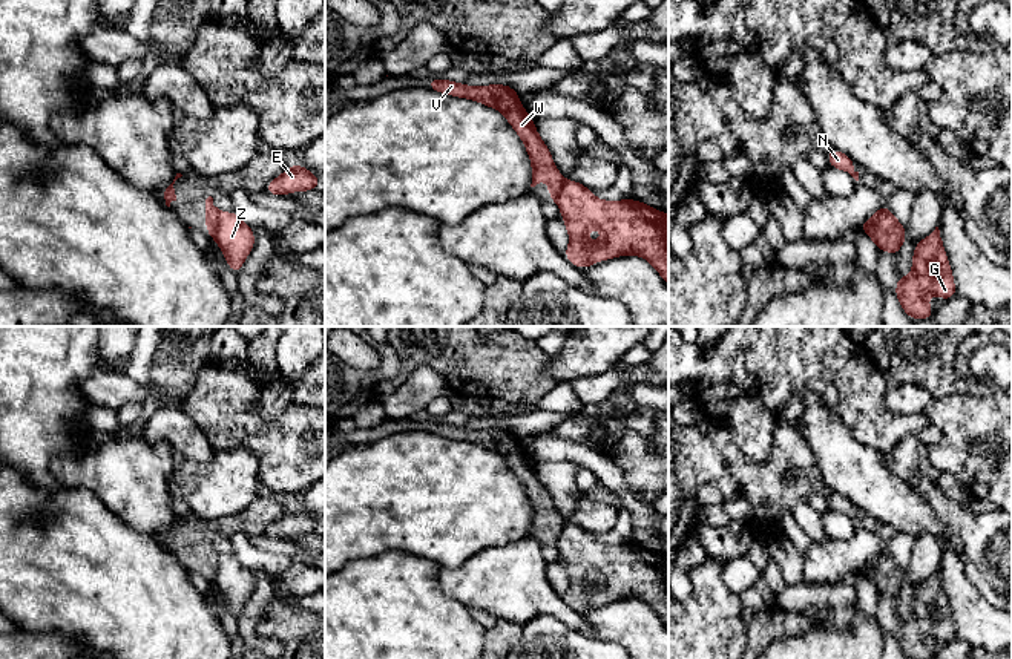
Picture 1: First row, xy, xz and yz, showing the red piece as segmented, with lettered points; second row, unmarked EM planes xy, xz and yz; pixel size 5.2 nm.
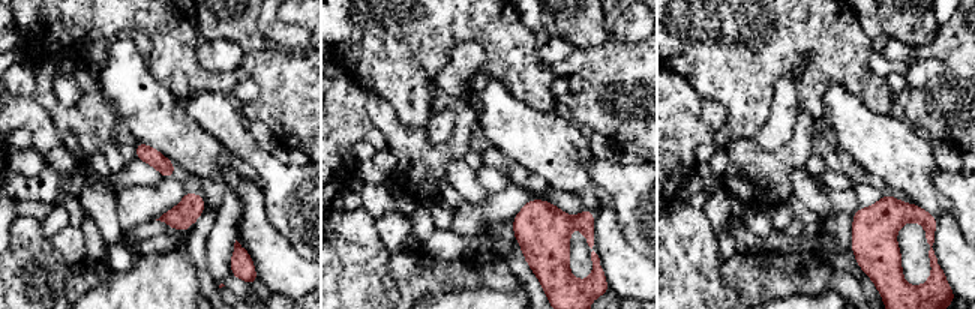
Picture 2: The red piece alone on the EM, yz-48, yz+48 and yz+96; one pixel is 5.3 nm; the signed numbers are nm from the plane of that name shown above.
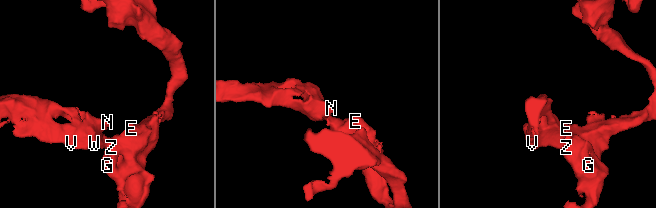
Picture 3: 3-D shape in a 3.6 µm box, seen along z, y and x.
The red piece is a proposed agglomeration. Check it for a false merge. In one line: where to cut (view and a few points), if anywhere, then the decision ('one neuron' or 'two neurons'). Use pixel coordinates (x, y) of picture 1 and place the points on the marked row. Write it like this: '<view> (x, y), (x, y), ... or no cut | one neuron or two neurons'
yz (887, 207), (879, 213), (867, 233) | two neurons

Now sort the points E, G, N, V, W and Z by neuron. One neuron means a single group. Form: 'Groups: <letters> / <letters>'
Groups: E G Z / N V W

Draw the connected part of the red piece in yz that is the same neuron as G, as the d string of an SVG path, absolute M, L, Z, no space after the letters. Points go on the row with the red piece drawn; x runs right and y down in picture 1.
M938 227L918 241L912 257L912 274L899 276L895 296L911 319L929 320L935 313L926 303L926 296L935 294L943 300L957 296L951 264L946 257Z

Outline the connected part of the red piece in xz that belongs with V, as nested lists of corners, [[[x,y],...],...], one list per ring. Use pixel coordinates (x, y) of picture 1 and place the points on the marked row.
[[[432,78],[426,84],[428,89],[440,93],[475,100],[492,109],[504,113],[508,123],[515,129],[517,135],[523,139],[527,155],[532,162],[532,184],[535,187],[543,178],[549,184],[550,201],[557,201],[563,189],[563,176],[552,161],[547,146],[537,133],[531,115],[521,107],[518,90],[506,84],[491,84],[472,87],[451,80]]]

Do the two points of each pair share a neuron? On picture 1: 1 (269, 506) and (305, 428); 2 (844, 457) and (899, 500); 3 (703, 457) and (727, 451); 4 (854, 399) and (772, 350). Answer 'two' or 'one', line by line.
1: two
2: one
3: two
4: one

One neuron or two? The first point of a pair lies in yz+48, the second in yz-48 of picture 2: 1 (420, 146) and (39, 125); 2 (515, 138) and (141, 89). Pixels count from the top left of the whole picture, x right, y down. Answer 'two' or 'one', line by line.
1: two
2: one

